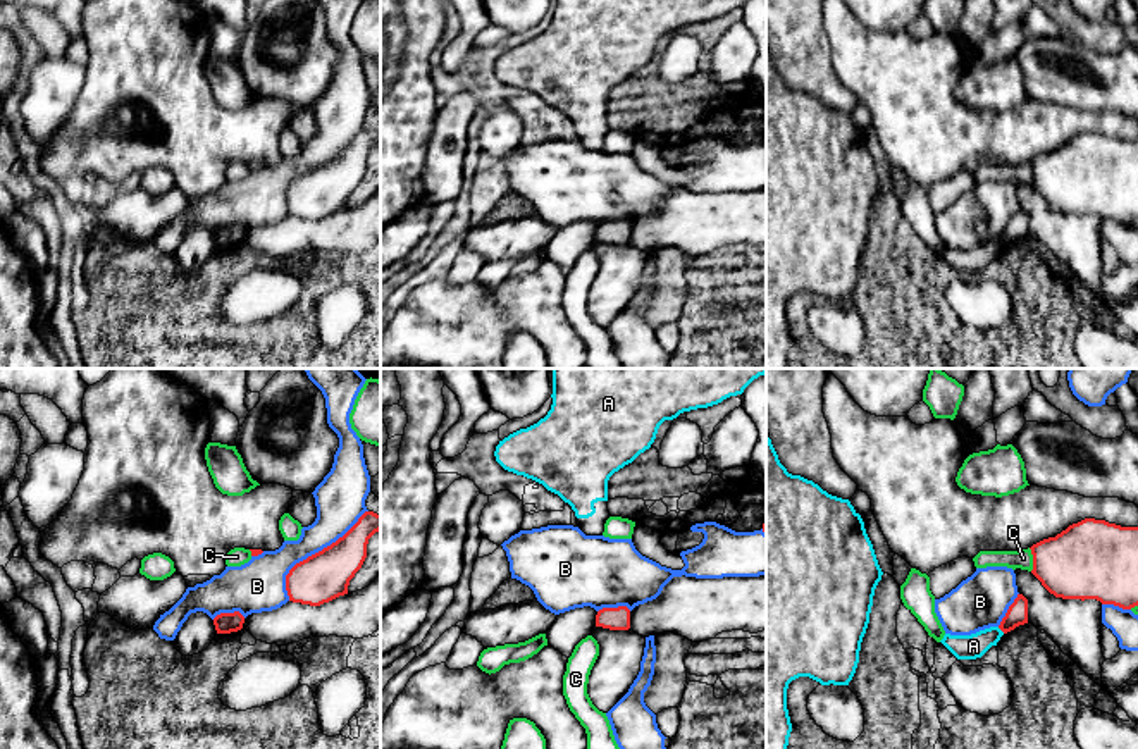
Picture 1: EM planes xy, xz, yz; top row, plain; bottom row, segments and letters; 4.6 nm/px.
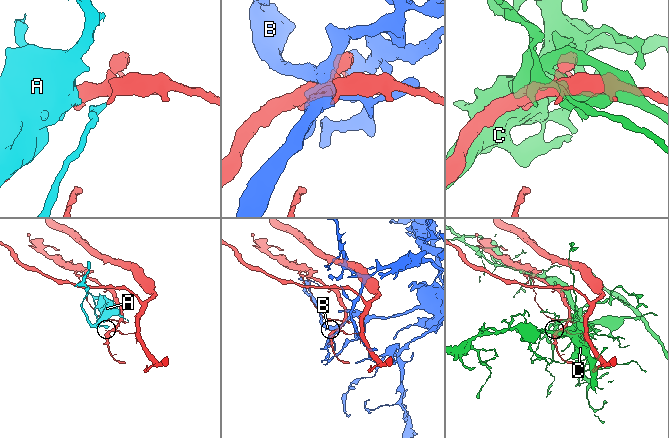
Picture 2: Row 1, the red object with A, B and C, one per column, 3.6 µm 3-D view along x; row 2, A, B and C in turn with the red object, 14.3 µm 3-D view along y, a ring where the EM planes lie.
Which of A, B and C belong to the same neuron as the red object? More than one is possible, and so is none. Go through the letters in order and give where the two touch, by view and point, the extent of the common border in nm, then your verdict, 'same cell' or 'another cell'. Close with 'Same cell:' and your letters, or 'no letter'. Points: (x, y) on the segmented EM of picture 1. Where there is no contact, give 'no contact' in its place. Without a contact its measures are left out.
A: meets red in yz at (1001, 629); contact 50 nm long; another cell
B: meets red in xy at (315, 553); contact 550 nm long; another cell
C: meets red in yz at (1033, 560); contact 110 nm long; another cell
Same cell: no letter

